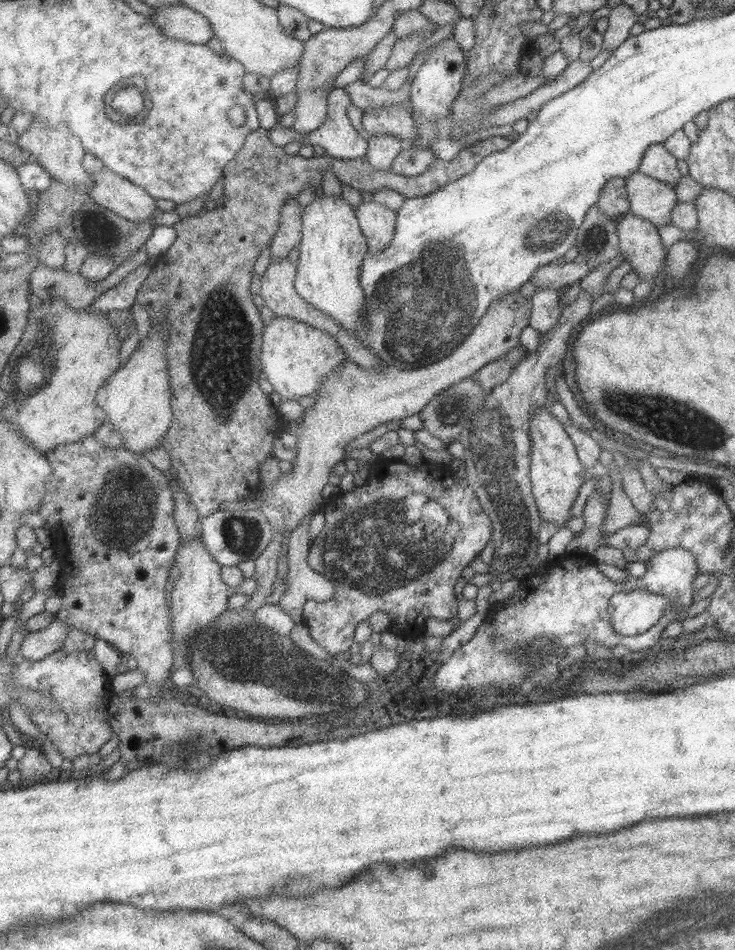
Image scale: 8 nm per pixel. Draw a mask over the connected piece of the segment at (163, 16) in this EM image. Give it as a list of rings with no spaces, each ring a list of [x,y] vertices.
[[[183,4],[154,8],[152,20],[161,33],[175,40],[209,44],[215,38],[213,27],[206,16]]]

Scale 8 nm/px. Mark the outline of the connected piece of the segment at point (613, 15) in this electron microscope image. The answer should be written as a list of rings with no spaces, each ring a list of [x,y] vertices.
[[[624,3],[618,4],[610,10],[609,25],[602,34],[602,48],[611,52],[617,48],[627,37],[630,36],[629,29],[636,24],[637,14]]]

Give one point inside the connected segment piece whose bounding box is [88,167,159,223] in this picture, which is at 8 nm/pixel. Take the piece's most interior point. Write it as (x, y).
(112, 190)

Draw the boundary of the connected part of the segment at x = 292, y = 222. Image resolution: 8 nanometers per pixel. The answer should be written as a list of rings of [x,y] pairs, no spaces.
[[[299,200],[287,201],[281,209],[281,224],[275,233],[272,242],[274,260],[281,260],[289,256],[293,247],[299,247],[303,240],[303,217],[304,210],[299,205]]]

